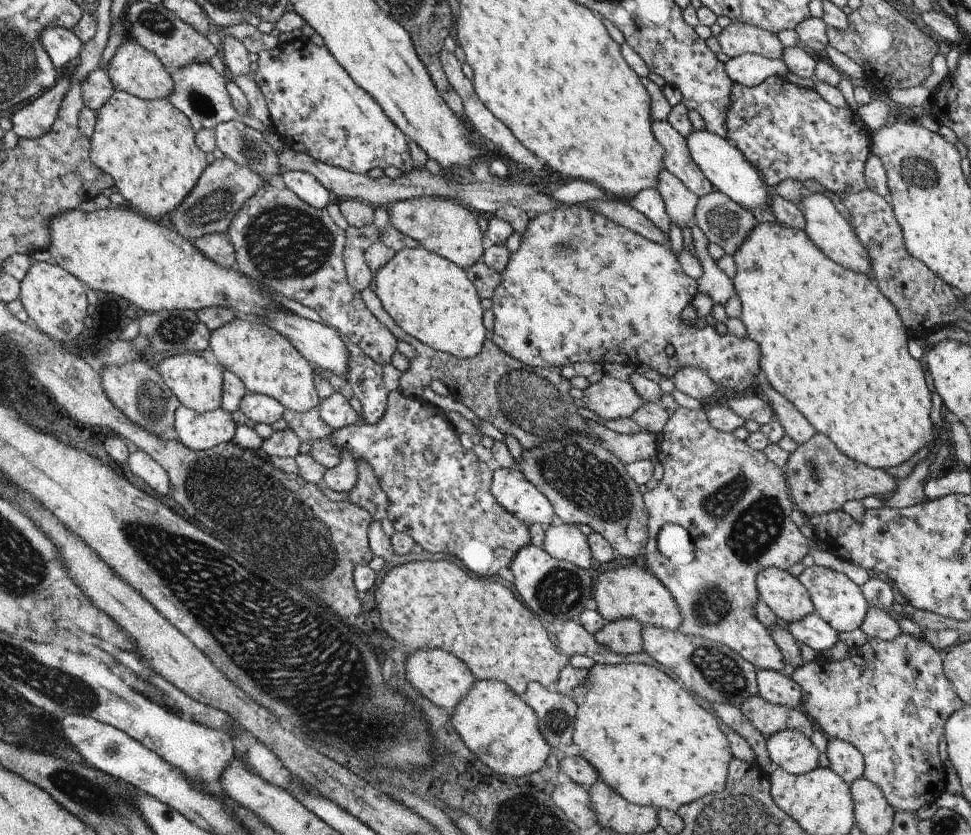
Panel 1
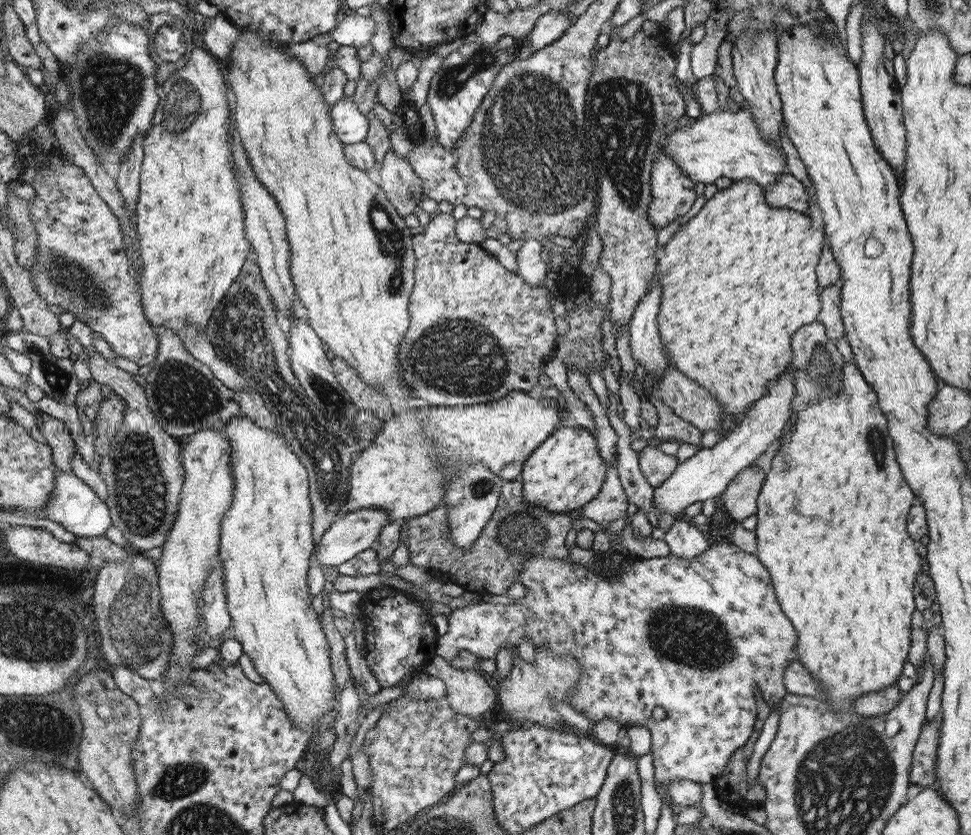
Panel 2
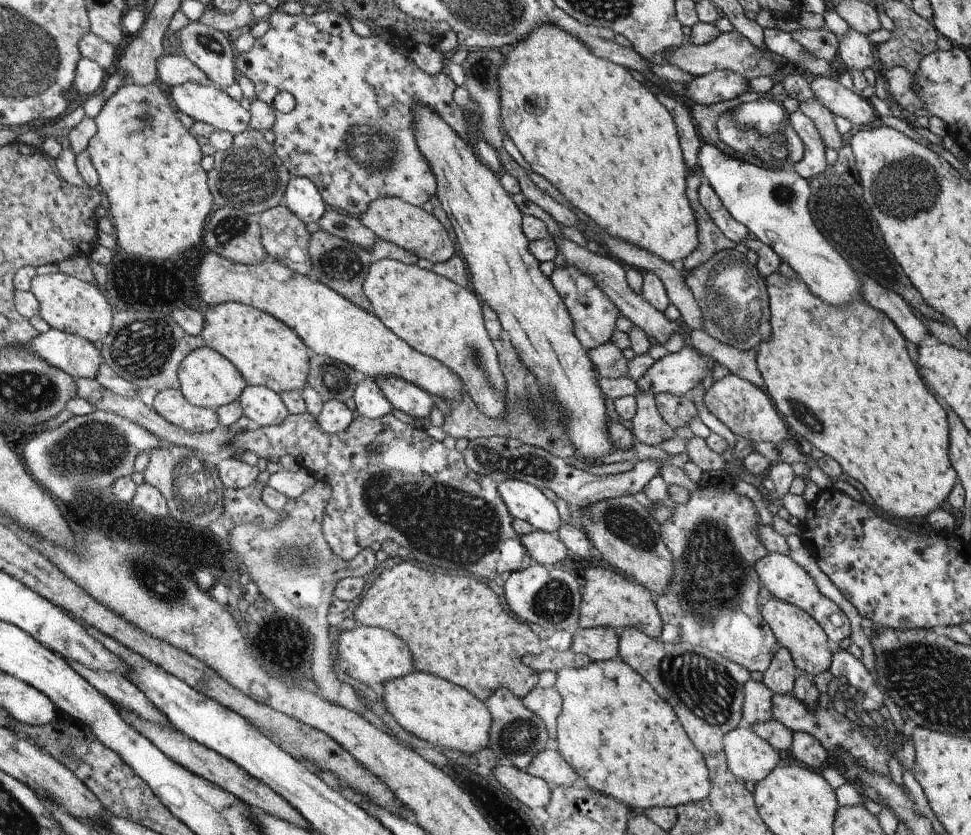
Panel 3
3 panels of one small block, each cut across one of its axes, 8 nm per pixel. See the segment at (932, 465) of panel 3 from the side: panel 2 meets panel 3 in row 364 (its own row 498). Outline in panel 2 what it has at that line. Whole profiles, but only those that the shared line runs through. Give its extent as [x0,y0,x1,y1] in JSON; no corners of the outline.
[755,361,925,712]

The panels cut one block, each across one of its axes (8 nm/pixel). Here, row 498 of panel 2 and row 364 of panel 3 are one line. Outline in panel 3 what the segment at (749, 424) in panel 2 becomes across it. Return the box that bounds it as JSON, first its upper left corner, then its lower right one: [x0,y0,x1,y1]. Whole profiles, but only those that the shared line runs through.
[637,344,716,396]

